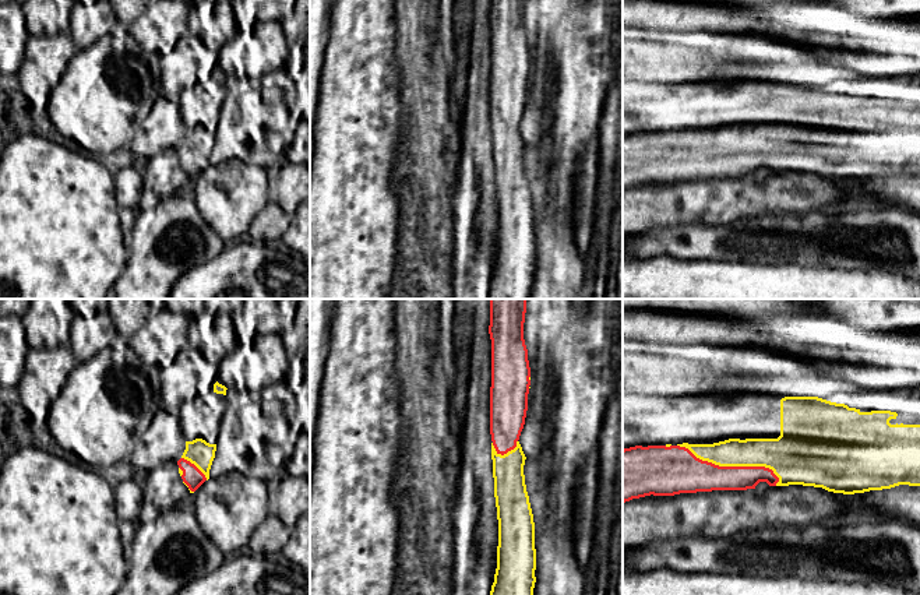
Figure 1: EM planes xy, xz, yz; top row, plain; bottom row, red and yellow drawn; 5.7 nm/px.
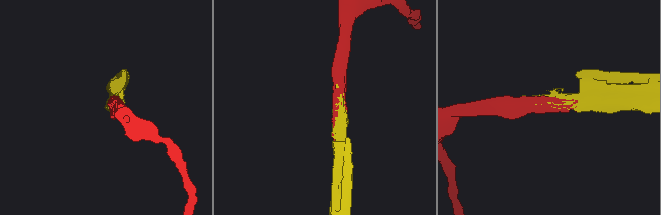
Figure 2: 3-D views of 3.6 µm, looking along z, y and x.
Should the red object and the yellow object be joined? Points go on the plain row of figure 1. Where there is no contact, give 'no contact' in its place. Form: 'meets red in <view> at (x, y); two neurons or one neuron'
meets red in yz at (730, 154); one neuron

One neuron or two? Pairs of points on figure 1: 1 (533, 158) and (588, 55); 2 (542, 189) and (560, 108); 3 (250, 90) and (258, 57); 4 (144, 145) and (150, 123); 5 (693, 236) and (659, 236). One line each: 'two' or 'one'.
1: two
2: two
3: two
4: one
5: one

